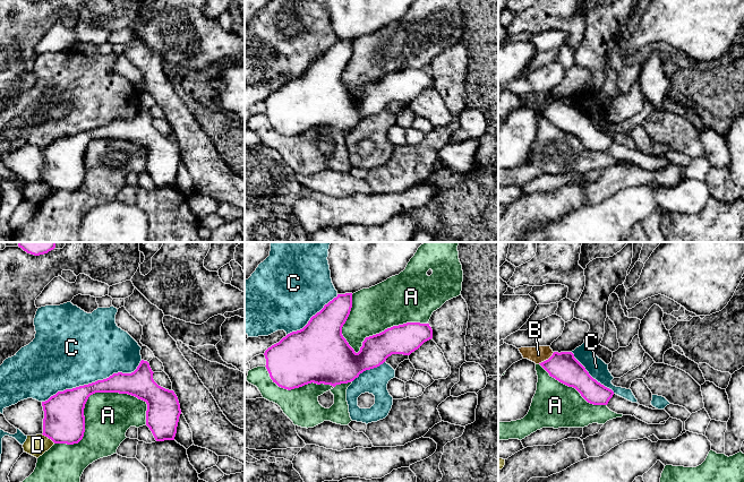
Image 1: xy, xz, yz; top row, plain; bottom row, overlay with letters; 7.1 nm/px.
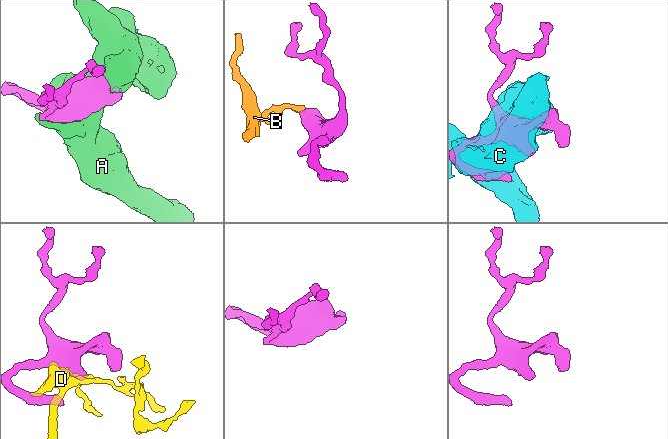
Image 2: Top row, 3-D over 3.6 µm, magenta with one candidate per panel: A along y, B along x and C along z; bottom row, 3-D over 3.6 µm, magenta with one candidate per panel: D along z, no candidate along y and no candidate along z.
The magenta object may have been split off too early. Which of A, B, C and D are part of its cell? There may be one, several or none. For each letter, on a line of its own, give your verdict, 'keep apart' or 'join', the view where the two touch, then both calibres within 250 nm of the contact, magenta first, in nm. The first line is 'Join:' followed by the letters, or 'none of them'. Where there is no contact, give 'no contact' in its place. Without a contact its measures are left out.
Join: none of them
A: keep apart; contact in xy; calibres 300 and 340 nm
B: keep apart; contact in yz; calibres 200 and 120 nm
C: keep apart; contact in xy; calibres 240 and 500 nm
D: keep apart; contact in xy; calibres 300 and 150 nm

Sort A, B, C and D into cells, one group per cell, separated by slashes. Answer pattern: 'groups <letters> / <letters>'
groups A / B D / C

